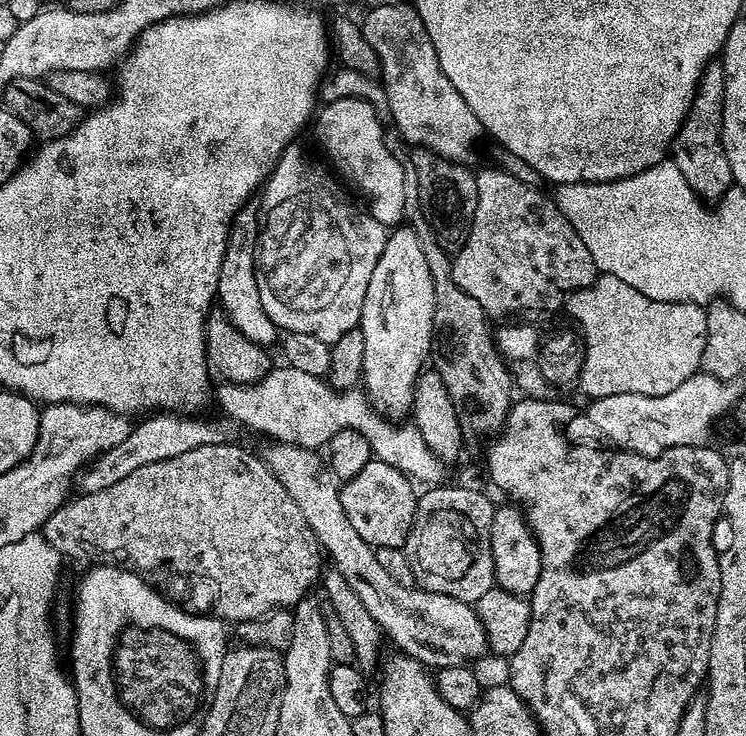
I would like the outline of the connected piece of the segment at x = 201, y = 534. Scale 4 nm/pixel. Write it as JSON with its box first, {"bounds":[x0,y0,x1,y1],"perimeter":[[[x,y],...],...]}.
{"bounds":[42,442,322,622],"perimeter":[[[217,442],[198,446],[198,450],[186,450],[186,454],[178,454],[178,458],[166,458],[166,462],[141,466],[139,470],[134,470],[134,474],[122,478],[122,482],[114,482],[114,486],[106,486],[97,492],[73,495],[61,508],[54,510],[54,514],[50,514],[50,518],[44,524],[42,534],[46,542],[50,542],[50,546],[54,546],[54,550],[58,550],[62,558],[68,559],[69,556],[72,560],[89,560],[87,563],[92,566],[102,564],[127,566],[131,571],[140,573],[160,595],[168,597],[173,604],[187,605],[196,614],[213,612],[225,622],[257,620],[259,616],[266,616],[273,609],[295,608],[298,601],[311,593],[308,591],[315,584],[317,587],[322,576],[322,567],[320,568],[322,549],[316,540],[314,530],[310,530],[306,518],[302,518],[302,510],[298,510],[294,498],[290,498],[286,486],[278,482],[278,478],[266,467],[257,453],[255,456],[254,453],[247,452],[236,444],[224,443]]]}

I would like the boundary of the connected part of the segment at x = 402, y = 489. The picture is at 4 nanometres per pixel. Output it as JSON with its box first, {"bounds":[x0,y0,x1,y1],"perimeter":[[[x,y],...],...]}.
{"bounds":[342,458,418,548],"perimeter":[[[374,458],[354,478],[343,481],[342,510],[346,510],[350,526],[373,548],[403,548],[415,520],[418,492],[412,487],[413,481],[403,472]]]}

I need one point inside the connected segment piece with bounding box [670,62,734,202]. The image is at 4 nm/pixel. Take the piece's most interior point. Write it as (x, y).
(697, 150)

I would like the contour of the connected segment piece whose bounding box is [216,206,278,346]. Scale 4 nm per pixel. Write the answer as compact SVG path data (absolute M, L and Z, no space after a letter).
M248 206L241 208L228 230L228 245L222 258L222 270L218 274L216 295L224 315L230 318L230 322L234 322L234 326L238 326L238 330L242 330L242 334L246 334L246 338L250 338L250 342L272 346L275 340L277 343L278 329L262 306L262 294L258 290L256 277L256 243L260 237L262 220L250 209Z

